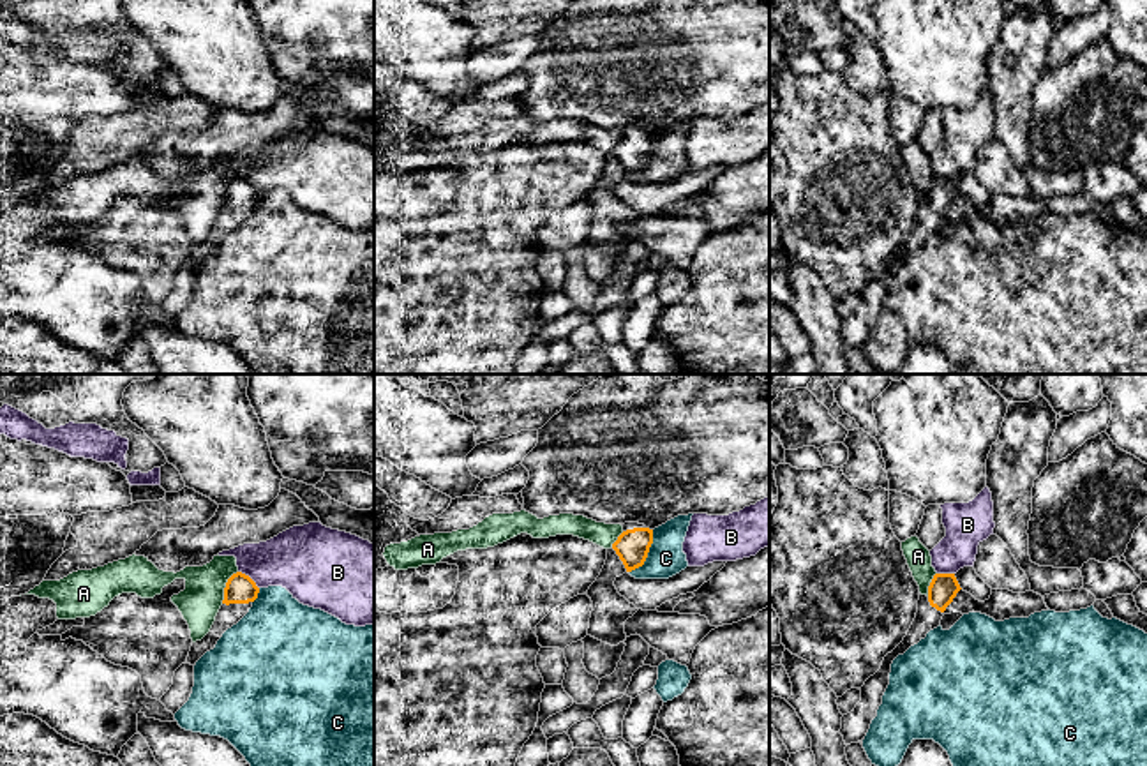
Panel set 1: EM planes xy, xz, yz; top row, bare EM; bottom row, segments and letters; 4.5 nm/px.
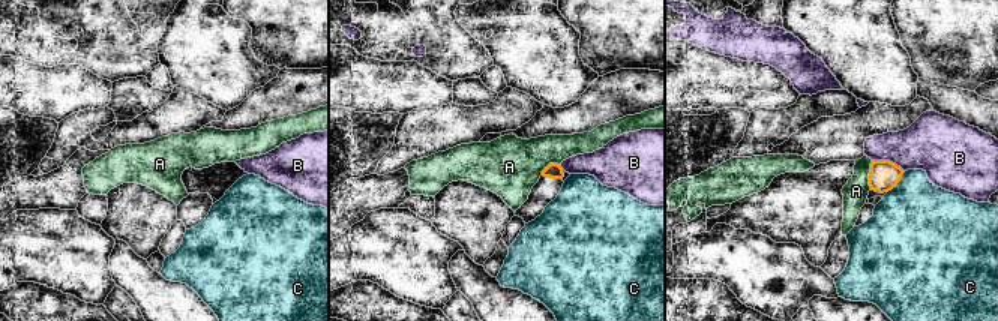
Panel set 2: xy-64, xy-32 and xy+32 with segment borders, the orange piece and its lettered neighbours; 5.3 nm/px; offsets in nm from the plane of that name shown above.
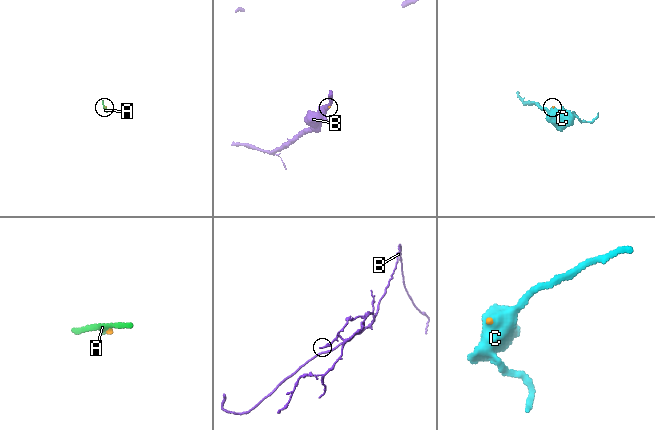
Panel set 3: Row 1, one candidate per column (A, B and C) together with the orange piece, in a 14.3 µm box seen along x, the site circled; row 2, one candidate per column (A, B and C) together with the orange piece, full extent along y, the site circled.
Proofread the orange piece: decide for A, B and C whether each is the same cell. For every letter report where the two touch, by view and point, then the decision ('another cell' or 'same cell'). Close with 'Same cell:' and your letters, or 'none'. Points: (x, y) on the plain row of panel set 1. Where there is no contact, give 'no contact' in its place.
A: xy (226, 191) | another cell
B: xy (249, 182) | another cell
C: xz (646, 159) | another cell
Same cell: none

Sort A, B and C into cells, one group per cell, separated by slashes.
A / B / C

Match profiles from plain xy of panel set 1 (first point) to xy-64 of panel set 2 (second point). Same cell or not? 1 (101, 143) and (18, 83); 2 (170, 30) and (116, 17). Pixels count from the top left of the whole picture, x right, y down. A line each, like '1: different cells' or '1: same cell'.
1: different cells
2: different cells

